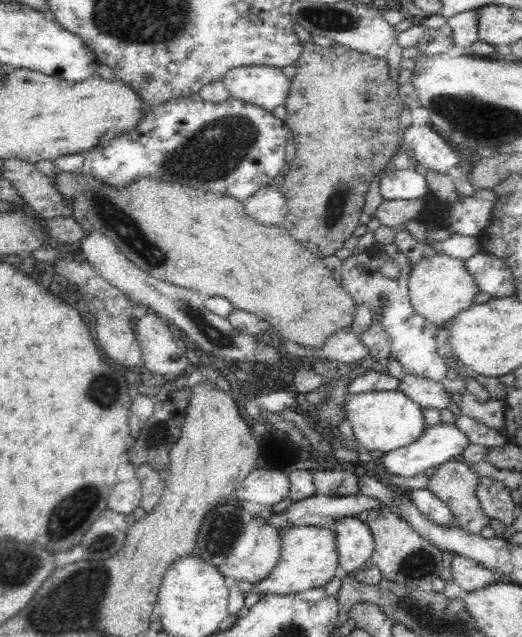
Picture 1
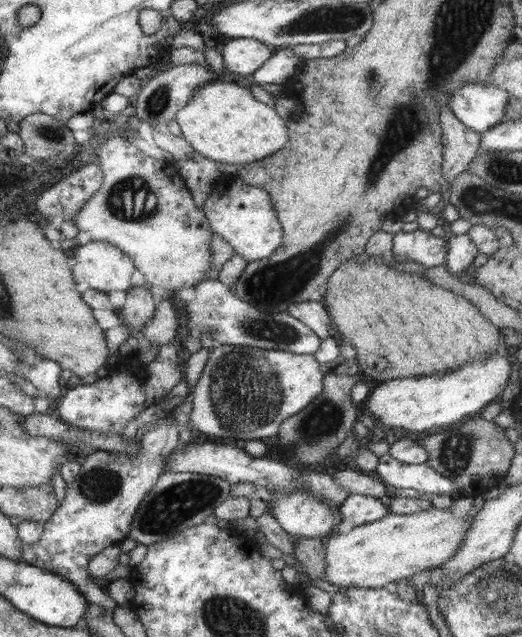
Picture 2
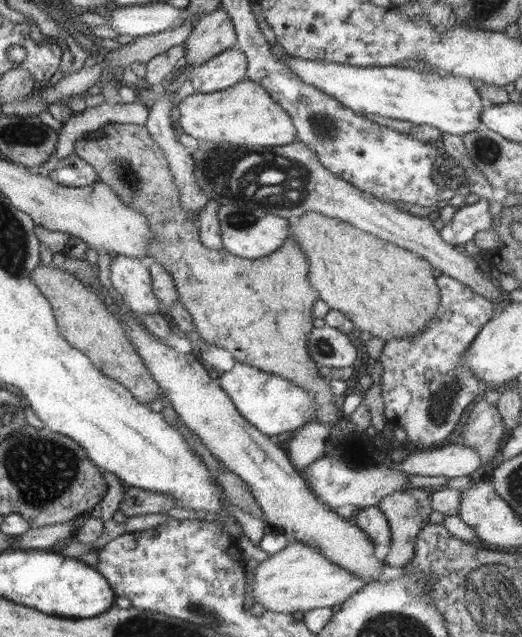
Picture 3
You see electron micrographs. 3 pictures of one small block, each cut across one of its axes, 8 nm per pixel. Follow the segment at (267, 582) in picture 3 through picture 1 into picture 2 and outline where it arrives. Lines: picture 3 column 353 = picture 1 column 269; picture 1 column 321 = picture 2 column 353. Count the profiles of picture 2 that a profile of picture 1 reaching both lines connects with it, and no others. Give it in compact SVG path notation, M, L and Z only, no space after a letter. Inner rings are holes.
M430 506L416 514L389 512L378 522L335 530L323 541L326 567L321 579L344 588L391 588L402 578L450 561L462 545L472 521L474 516L456 518L450 508Z

